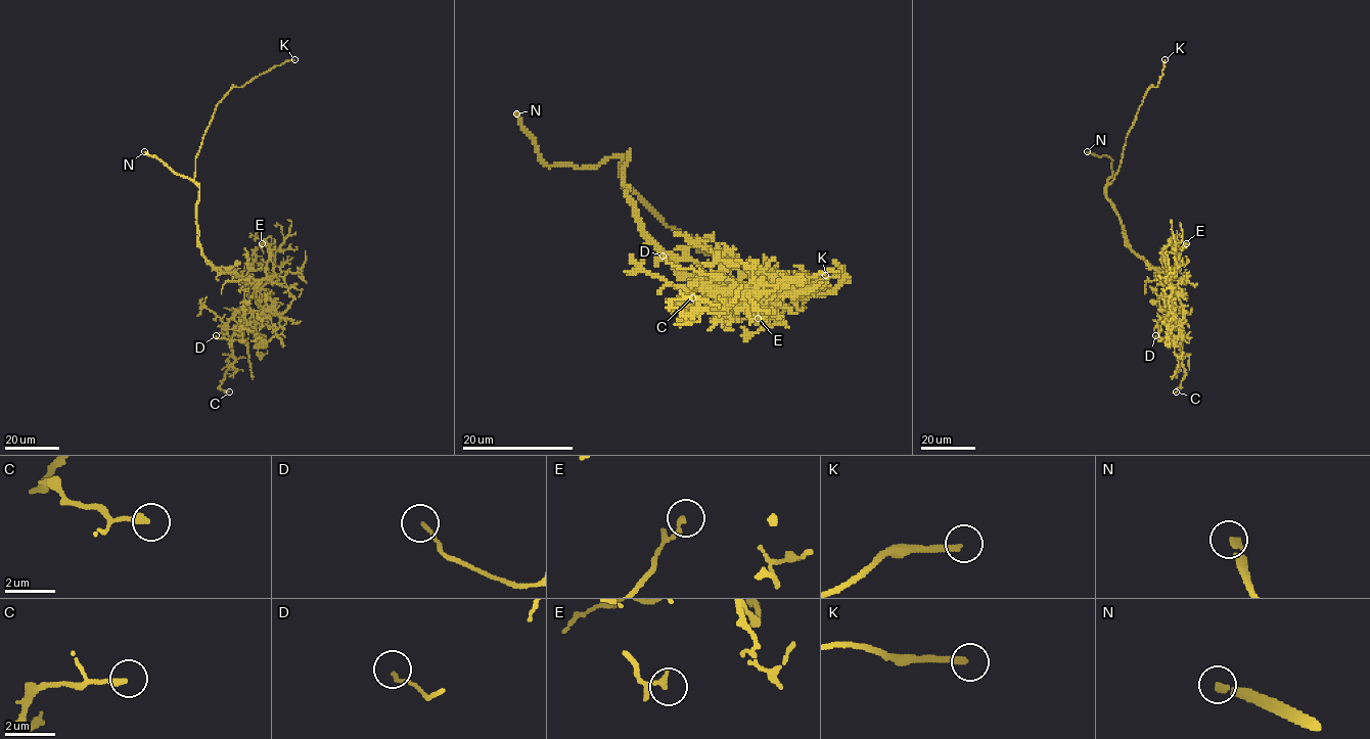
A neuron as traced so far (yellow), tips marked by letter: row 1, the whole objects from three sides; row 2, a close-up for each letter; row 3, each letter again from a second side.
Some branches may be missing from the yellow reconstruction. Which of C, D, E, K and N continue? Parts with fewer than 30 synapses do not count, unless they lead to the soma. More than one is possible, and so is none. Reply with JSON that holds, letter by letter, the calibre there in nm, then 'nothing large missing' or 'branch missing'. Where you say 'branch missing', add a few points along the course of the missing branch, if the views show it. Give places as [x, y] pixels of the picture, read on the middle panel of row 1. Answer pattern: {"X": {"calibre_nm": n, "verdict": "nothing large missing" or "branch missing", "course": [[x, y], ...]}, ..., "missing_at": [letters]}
{"C": {"calibre_nm": 240, "verdict": "nothing large missing"}, "D": {"calibre_nm": 110, "verdict": "nothing large missing"}, "E": {"calibre_nm": 190, "verdict": "nothing large missing"}, "K": {"calibre_nm": 240, "verdict": "branch missing", "course": [[825, 275], [831, 275], [851, 294], [859, 295]]}, "N": {"calibre_nm": 130, "verdict": "branch missing"}, "missing_at": ["K", "N"]}

